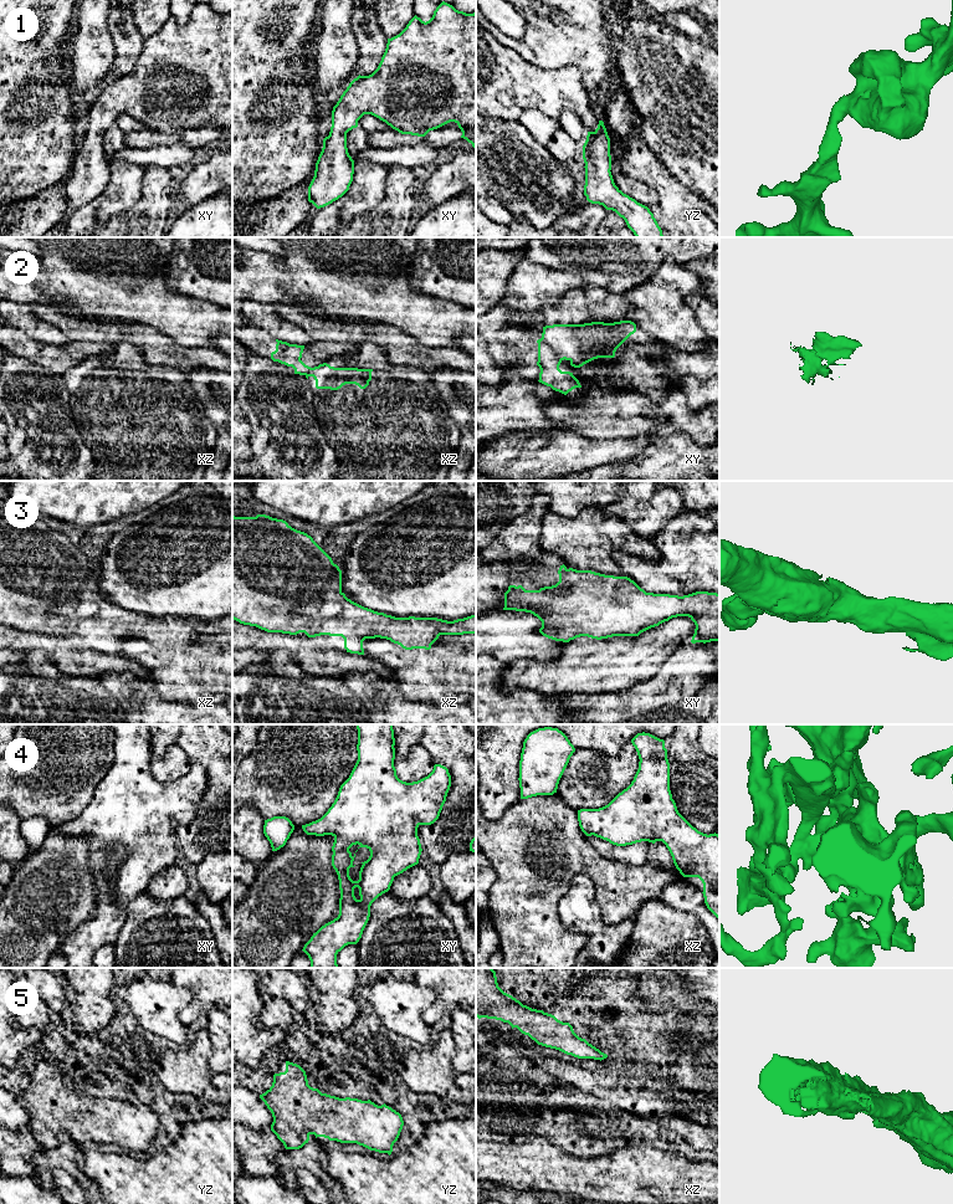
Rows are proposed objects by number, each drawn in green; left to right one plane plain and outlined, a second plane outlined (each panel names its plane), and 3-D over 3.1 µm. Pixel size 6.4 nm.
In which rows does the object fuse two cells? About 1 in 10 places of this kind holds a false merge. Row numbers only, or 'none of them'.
2

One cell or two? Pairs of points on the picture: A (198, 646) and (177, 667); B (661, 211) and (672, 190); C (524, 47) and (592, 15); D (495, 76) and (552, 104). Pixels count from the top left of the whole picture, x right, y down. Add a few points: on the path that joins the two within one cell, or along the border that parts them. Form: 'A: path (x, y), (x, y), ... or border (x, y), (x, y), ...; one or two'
A: border (185, 650), (193, 655), (209, 655), (219, 651); two
B: path (666, 206), (671, 201), (671, 195); one
C: path (541, 47), (551, 47), (569, 29), (575, 26); one
D: path (508, 85), (534, 87), (538, 91); one

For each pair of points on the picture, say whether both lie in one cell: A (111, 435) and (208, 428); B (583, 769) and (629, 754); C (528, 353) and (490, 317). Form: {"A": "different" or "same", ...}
{"A": "same", "B": "same", "C": "same"}

